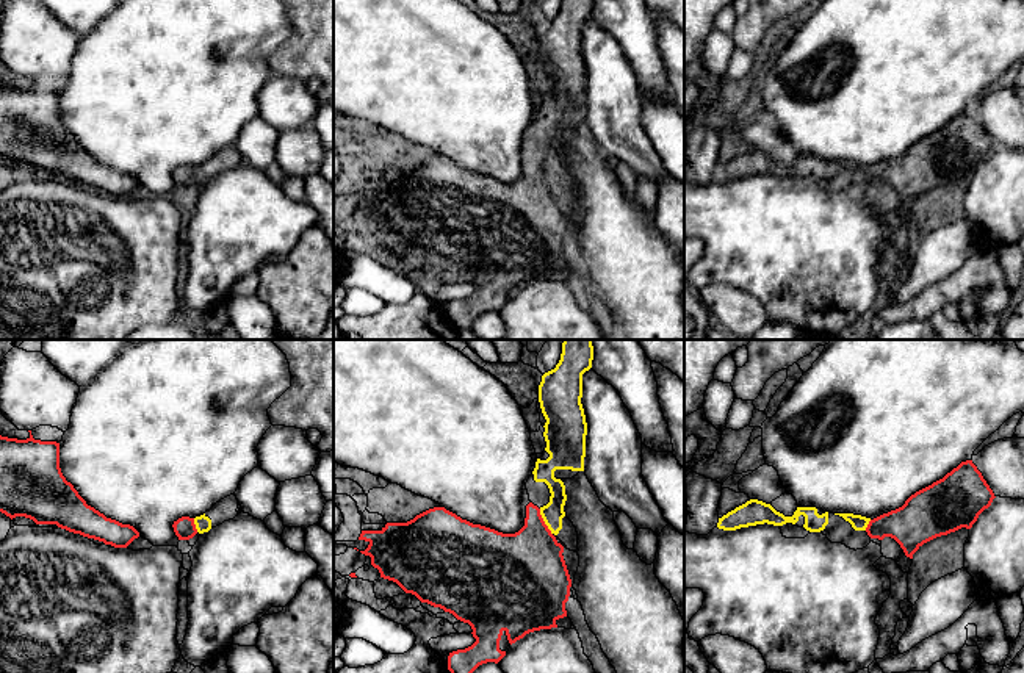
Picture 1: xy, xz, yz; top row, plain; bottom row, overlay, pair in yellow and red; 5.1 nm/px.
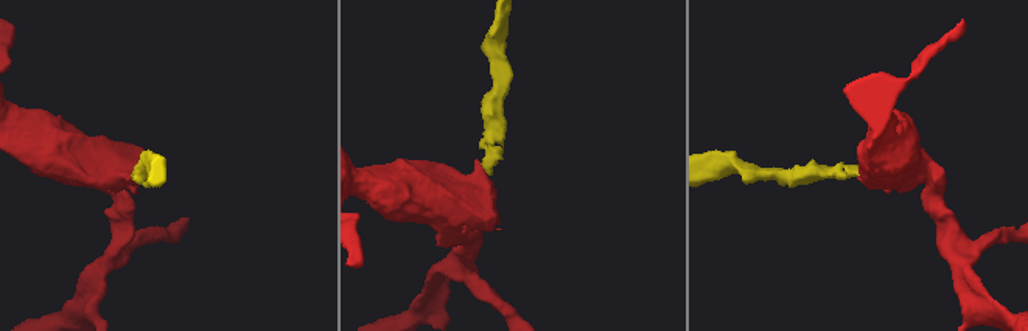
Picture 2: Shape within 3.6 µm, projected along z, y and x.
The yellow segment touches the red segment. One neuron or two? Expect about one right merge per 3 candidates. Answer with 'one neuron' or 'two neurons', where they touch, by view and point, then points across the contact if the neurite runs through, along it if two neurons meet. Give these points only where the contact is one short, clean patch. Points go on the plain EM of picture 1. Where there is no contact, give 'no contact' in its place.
one neuron | xz (544, 169) | across xz (553, 161), (544, 169), (539, 176), (528, 215)

